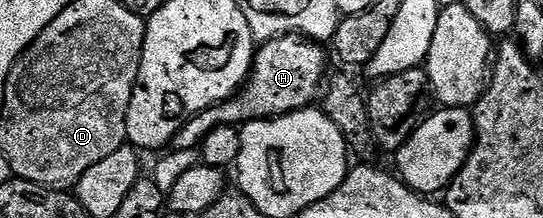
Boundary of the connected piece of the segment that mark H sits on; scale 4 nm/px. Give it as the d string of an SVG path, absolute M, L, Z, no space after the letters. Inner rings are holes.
M298 34L280 35L263 44L255 52L252 69L244 86L225 103L207 107L195 115L176 135L175 150L196 151L207 135L227 123L243 125L255 119L274 119L277 115L305 110L311 104L308 102L321 94L326 79L324 70L328 67L328 55L320 47L323 46L317 40Z

